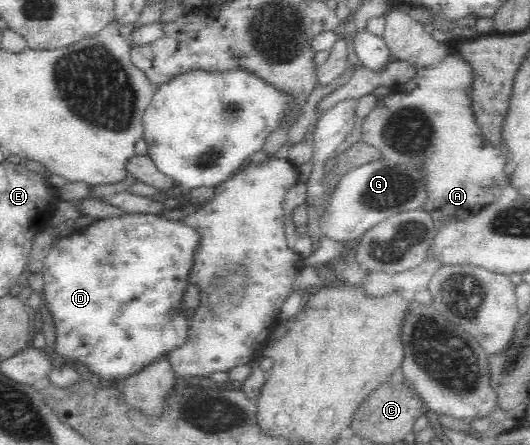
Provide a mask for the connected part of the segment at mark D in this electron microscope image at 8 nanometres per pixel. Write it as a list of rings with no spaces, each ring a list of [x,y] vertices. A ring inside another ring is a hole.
[[[124,213],[121,216],[109,217],[94,220],[90,225],[77,229],[76,233],[65,236],[56,241],[56,245],[44,259],[43,282],[41,305],[45,305],[50,311],[55,327],[57,338],[55,340],[55,353],[58,357],[78,361],[83,363],[92,371],[99,375],[100,379],[121,379],[127,378],[134,372],[139,372],[151,361],[160,356],[166,356],[172,350],[180,347],[188,339],[188,328],[191,323],[190,316],[183,313],[182,298],[186,287],[189,287],[189,271],[193,264],[195,249],[199,246],[199,235],[187,223],[182,223],[180,219],[167,219],[159,215],[150,213]]]

